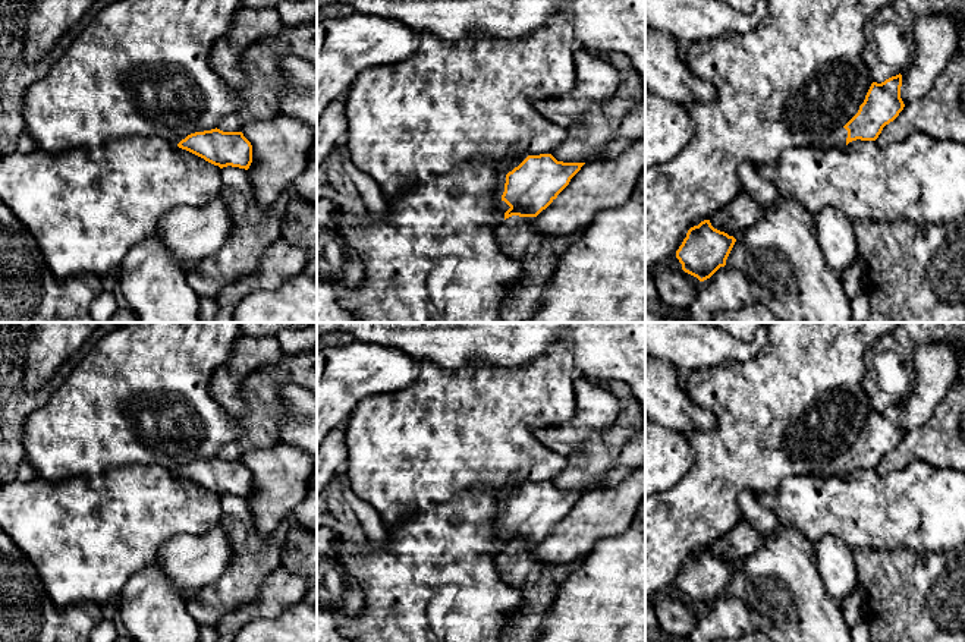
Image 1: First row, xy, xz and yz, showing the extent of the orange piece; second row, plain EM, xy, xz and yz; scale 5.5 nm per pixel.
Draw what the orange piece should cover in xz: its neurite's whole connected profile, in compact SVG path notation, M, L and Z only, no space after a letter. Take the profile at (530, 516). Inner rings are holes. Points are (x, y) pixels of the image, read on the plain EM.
M551 482L528 484L497 512L494 529L502 528L510 535L504 541L504 548L512 544L537 545L557 526L584 492L557 490Z

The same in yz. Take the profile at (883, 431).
M902 403L881 412L873 410L858 441L839 456L829 472L843 476L852 469L876 469L883 456L903 438L900 427Z

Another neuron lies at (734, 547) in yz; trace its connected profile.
M739 520L729 534L716 539L708 548L714 557L739 569L749 554L760 550L761 544L760 534L749 523Z

